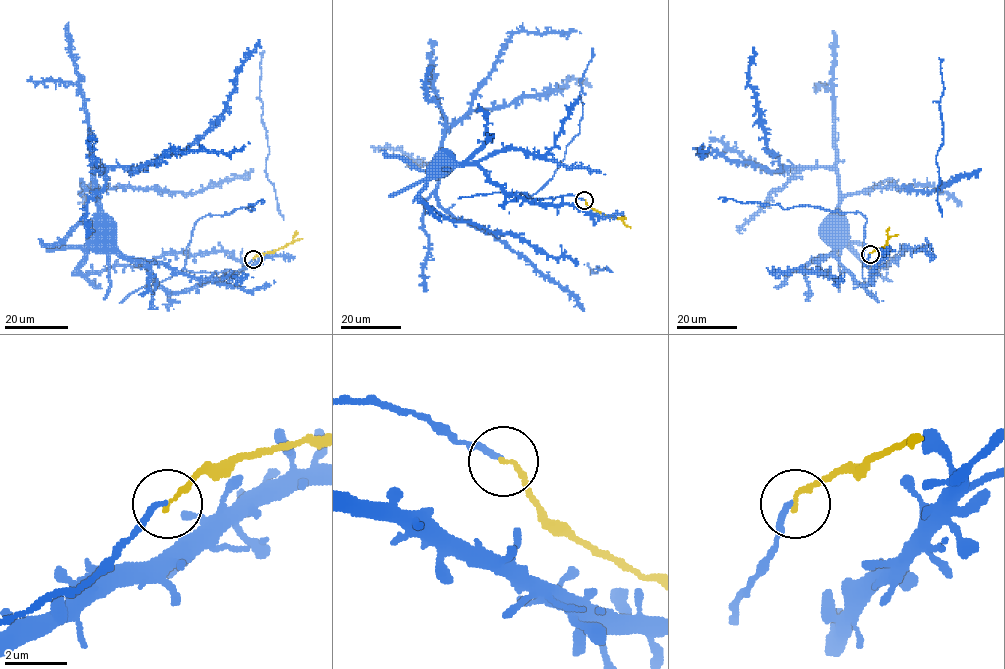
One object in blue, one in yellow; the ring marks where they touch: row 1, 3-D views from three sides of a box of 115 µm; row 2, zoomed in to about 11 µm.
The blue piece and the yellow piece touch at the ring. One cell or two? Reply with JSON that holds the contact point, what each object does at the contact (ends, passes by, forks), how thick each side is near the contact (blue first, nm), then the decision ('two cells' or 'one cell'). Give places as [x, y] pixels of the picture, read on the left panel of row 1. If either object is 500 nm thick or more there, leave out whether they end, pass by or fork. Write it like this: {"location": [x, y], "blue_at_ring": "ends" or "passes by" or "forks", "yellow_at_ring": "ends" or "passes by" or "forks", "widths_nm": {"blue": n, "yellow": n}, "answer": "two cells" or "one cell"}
{"location": [253, 259], "blue_at_ring": "ends", "yellow_at_ring": "ends", "widths_nm": {"blue": 170, "yellow": 140}, "answer": "one cell"}

